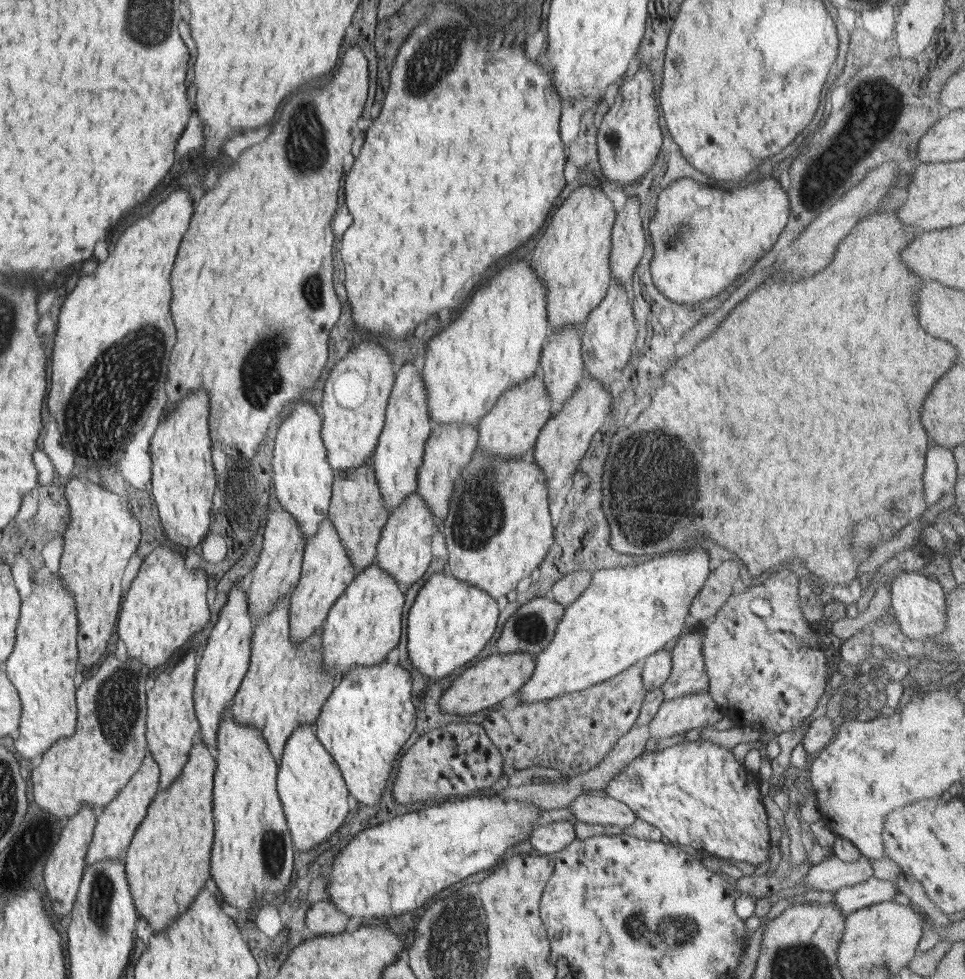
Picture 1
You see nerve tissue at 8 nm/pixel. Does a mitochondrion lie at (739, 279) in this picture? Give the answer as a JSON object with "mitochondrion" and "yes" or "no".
{"mitochondrion":"no"}

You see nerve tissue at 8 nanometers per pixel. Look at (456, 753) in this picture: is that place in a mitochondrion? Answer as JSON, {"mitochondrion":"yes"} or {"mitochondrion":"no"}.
{"mitochondrion":"no"}

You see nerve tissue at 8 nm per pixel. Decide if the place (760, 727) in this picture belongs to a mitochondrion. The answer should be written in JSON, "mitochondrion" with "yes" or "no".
{"mitochondrion":"no"}

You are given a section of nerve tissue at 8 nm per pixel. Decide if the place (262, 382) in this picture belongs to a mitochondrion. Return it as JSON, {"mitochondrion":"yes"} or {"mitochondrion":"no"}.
{"mitochondrion":"yes"}

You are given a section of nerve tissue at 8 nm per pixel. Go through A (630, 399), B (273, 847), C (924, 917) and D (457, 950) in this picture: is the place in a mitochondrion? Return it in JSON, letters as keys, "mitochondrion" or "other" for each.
{"A":"other","B":"mitochondrion","C":"other","D":"mitochondrion"}

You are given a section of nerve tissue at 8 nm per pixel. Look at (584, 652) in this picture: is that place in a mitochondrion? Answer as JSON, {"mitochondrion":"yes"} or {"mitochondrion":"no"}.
{"mitochondrion":"no"}

